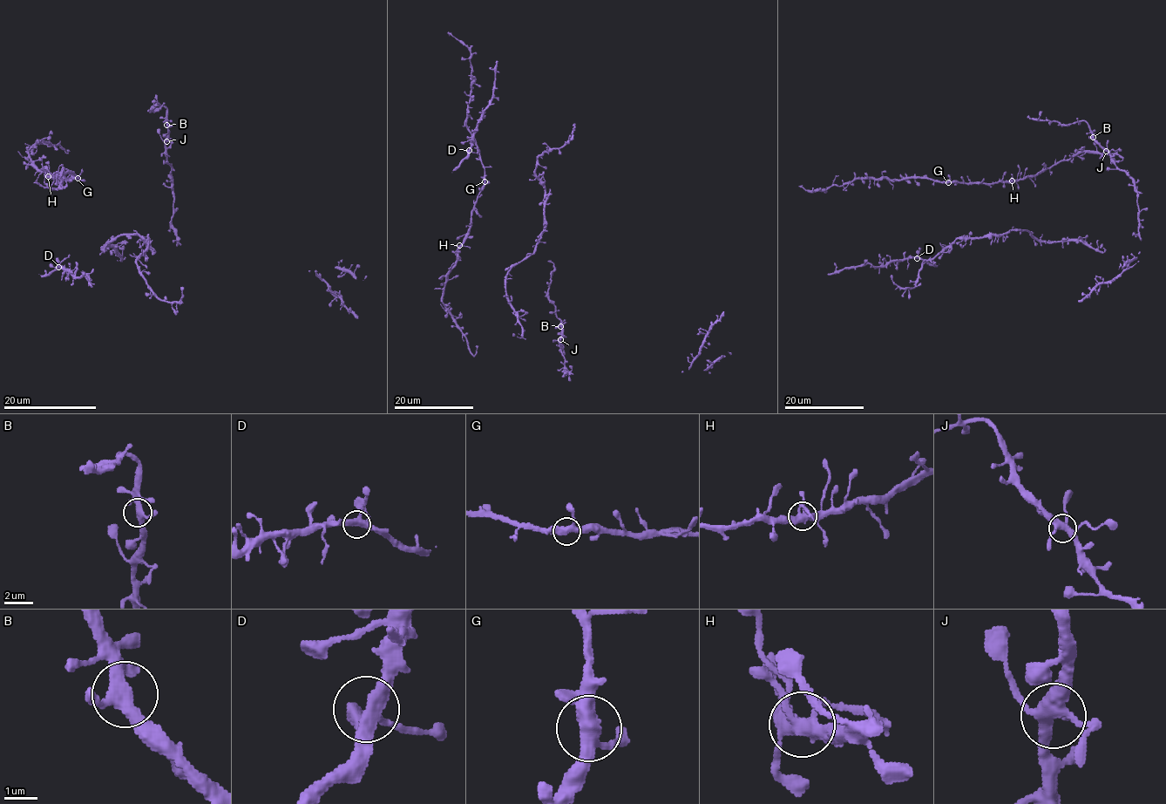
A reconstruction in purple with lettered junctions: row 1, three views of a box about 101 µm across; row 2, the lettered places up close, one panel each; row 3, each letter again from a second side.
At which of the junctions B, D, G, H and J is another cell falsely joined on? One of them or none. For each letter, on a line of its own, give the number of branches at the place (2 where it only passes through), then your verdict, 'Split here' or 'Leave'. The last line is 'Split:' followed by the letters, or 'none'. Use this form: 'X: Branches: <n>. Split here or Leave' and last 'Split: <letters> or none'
B: Branches: 4. Leave
D: Branches: 4. Leave
G: Branches: 4. Leave
H: Branches: 4. Leave
J: Branches: 5. Leave
Split: none

